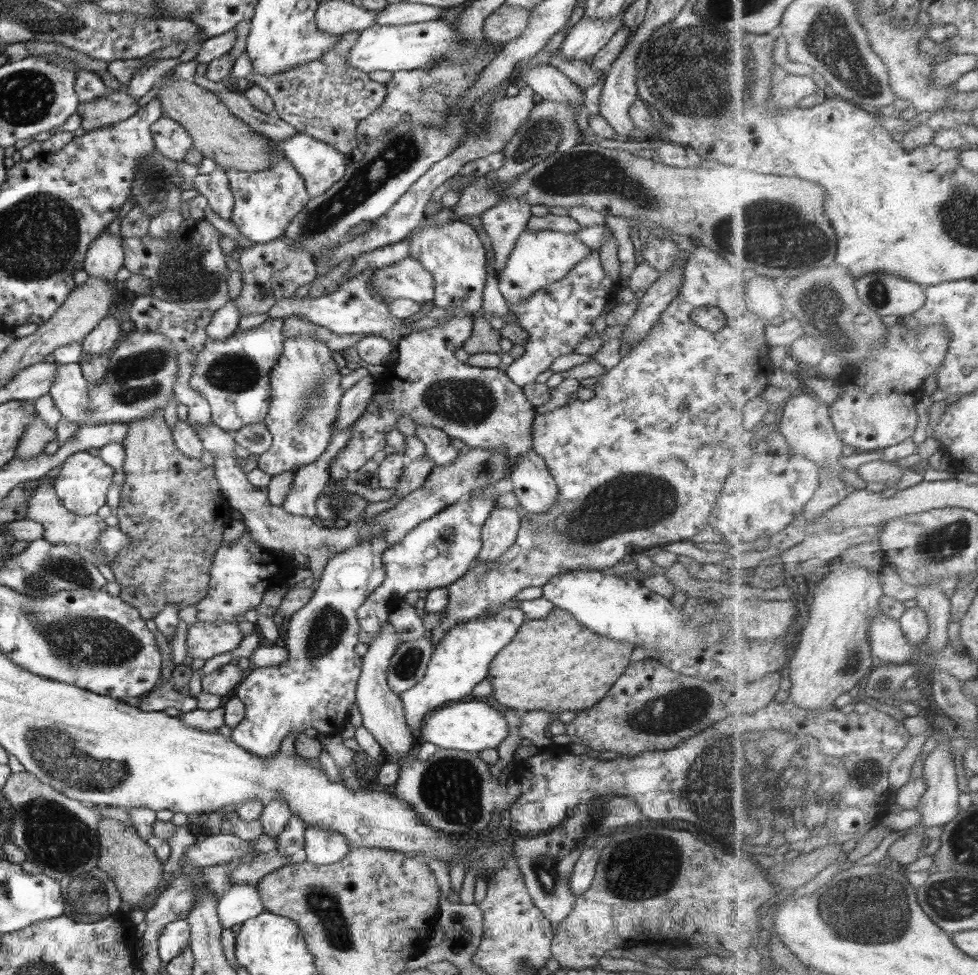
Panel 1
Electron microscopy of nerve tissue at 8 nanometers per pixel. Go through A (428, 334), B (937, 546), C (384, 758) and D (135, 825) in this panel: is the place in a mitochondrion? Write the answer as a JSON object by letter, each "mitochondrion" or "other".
{"A":"other","B":"mitochondrion","C":"other","D":"other"}

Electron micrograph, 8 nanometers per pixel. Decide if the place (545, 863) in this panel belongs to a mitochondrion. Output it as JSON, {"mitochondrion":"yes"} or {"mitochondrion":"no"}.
{"mitochondrion":"yes"}

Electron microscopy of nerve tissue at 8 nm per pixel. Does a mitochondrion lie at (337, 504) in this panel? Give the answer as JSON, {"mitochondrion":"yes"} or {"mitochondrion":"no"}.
{"mitochondrion":"yes"}

